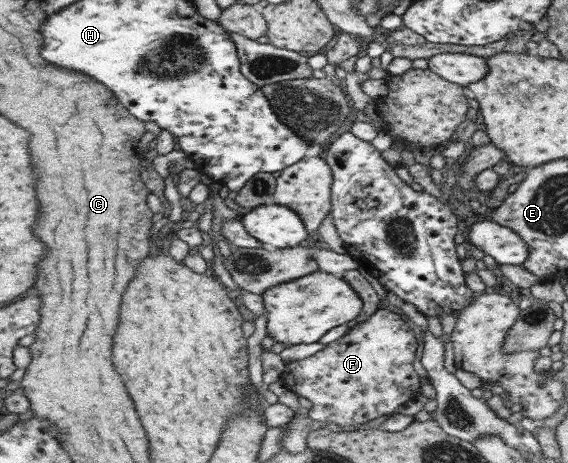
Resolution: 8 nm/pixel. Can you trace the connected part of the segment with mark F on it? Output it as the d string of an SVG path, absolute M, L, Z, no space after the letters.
M377 309L367 320L355 324L346 336L305 359L287 363L281 381L297 396L312 402L308 413L310 418L324 423L336 422L345 429L351 429L352 426L362 425L398 410L421 393L423 378L414 368L416 358L418 336L414 334L410 323L390 310Z

